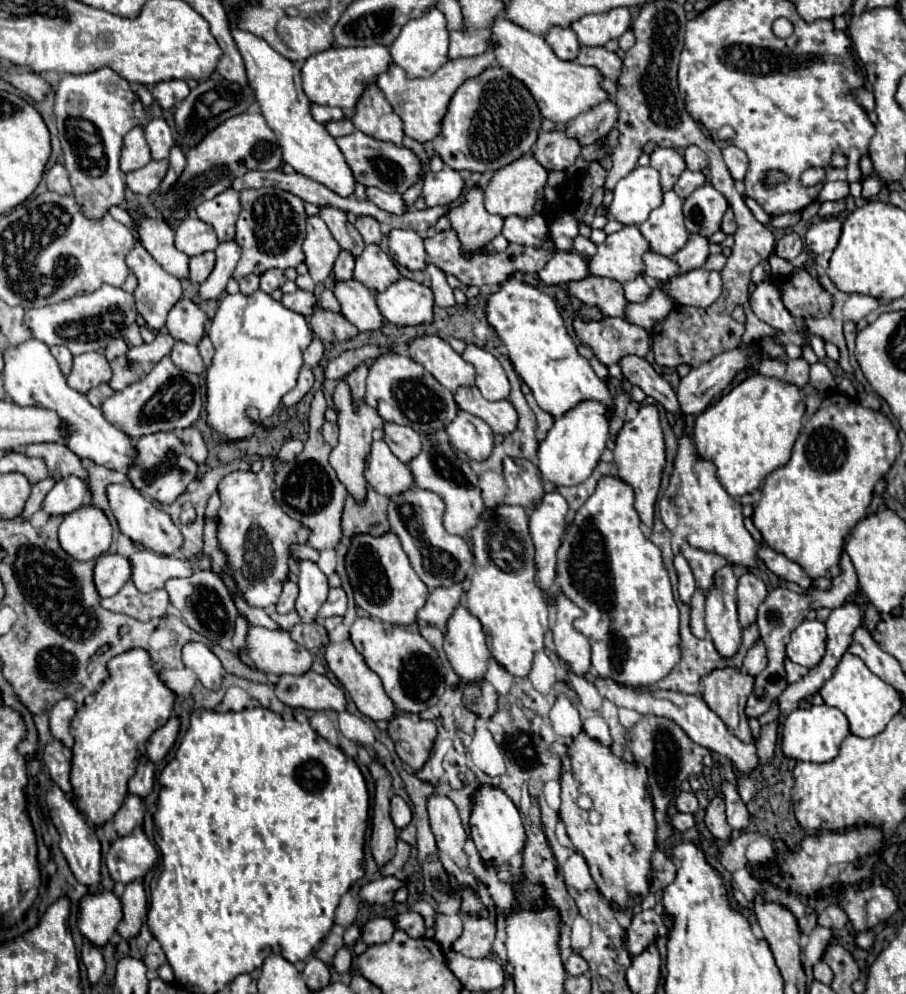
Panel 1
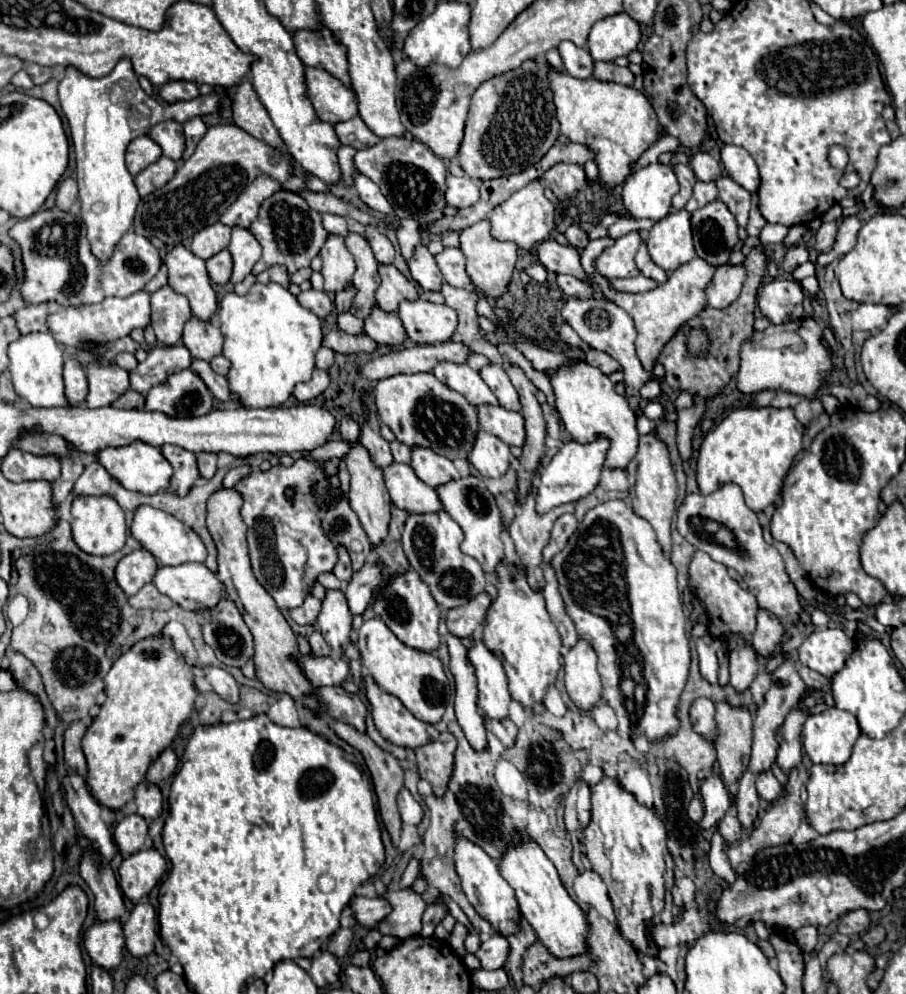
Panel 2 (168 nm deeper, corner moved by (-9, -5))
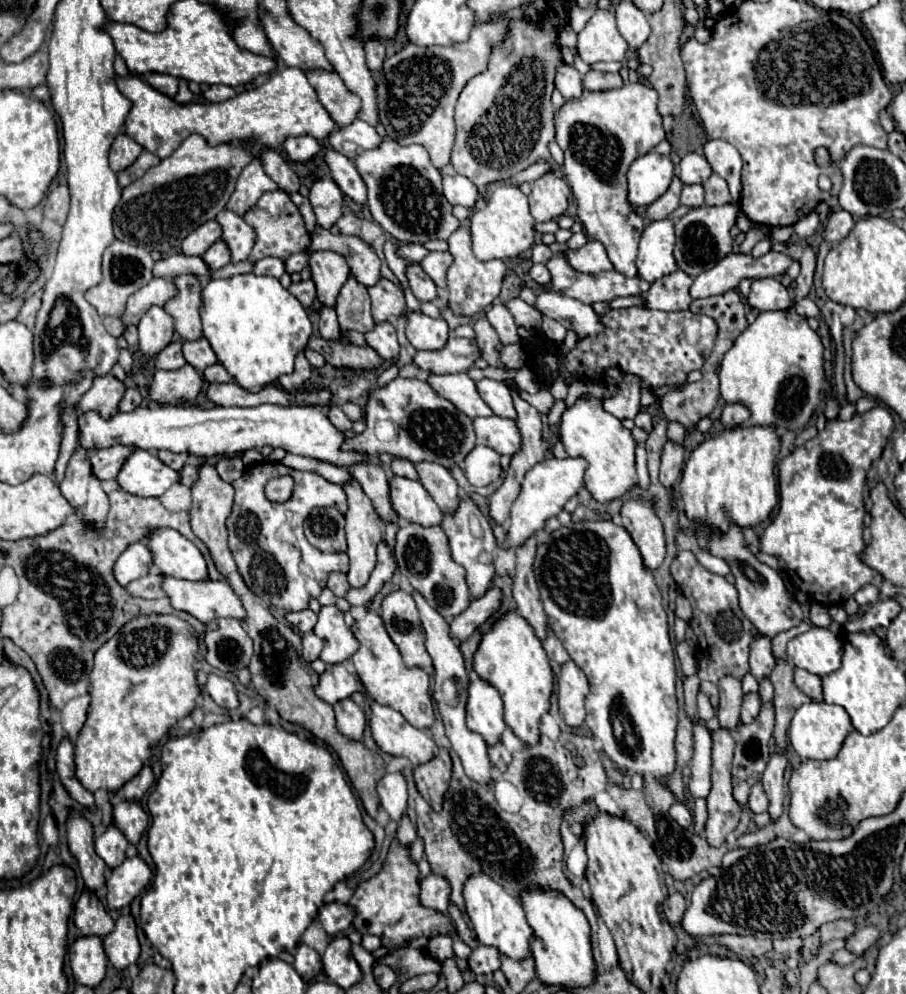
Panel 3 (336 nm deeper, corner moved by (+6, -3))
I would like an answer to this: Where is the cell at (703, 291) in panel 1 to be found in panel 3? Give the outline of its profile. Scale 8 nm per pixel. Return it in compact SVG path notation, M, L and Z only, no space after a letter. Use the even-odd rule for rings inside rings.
M767 252L759 258L751 254L729 254L711 270L699 274L691 286L693 298L709 298L729 290L735 290L743 278L775 278L783 276L789 266L791 258L783 252Z

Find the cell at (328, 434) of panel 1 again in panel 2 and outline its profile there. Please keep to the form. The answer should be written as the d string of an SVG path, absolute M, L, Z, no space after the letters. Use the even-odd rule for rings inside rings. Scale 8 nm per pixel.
M344 416L344 418L340 420L338 430L340 430L342 440L344 440L344 442L348 442L348 444L356 442L356 440L358 440L358 436L360 436L360 424L358 424L358 422L354 422L354 420L350 420L348 416Z

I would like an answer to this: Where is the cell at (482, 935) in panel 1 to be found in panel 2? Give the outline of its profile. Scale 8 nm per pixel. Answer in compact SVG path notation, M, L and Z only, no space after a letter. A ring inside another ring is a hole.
M494 934L488 940L484 940L476 952L476 958L480 960L482 968L496 970L506 964L508 958L508 940L502 934Z

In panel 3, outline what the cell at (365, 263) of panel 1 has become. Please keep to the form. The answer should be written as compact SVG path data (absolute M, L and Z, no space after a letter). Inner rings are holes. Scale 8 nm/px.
M381 278L375 286L369 288L369 298L371 298L373 320L377 324L387 322L391 318L399 318L407 308L403 290L385 278Z

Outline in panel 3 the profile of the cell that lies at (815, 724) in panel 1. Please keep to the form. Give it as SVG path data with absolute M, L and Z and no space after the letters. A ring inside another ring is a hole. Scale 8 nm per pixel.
M809 702L797 708L791 726L789 726L789 742L793 750L799 754L801 760L815 758L815 760L829 760L835 758L847 738L847 734L853 730L851 718L845 712L845 708L825 702Z

